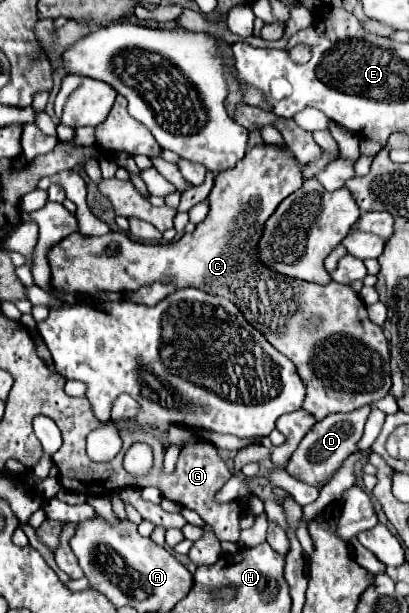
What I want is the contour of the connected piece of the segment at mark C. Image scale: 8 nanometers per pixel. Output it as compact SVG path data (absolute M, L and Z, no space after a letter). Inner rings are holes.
M258 144L246 152L246 156L234 166L216 176L214 188L208 196L210 212L204 222L200 222L194 234L184 234L178 242L172 244L138 244L130 240L124 232L108 232L104 236L82 236L70 234L68 240L54 244L48 250L48 262L52 268L52 286L64 292L76 294L96 294L96 292L126 292L156 280L172 282L178 288L200 288L204 292L212 292L216 296L232 300L246 320L264 334L264 338L284 356L288 356L298 376L306 386L306 402L304 408L316 416L316 420L326 418L334 412L352 412L364 404L372 404L378 398L390 392L390 350L388 340L380 326L372 324L366 314L366 306L350 286L332 282L328 286L318 286L312 282L280 276L270 268L264 268L256 256L256 244L260 240L260 232L264 222L272 216L274 208L296 192L302 186L302 168L296 164L292 152L282 146L272 144ZM320 316L322 324L318 332L302 332L302 318Z

